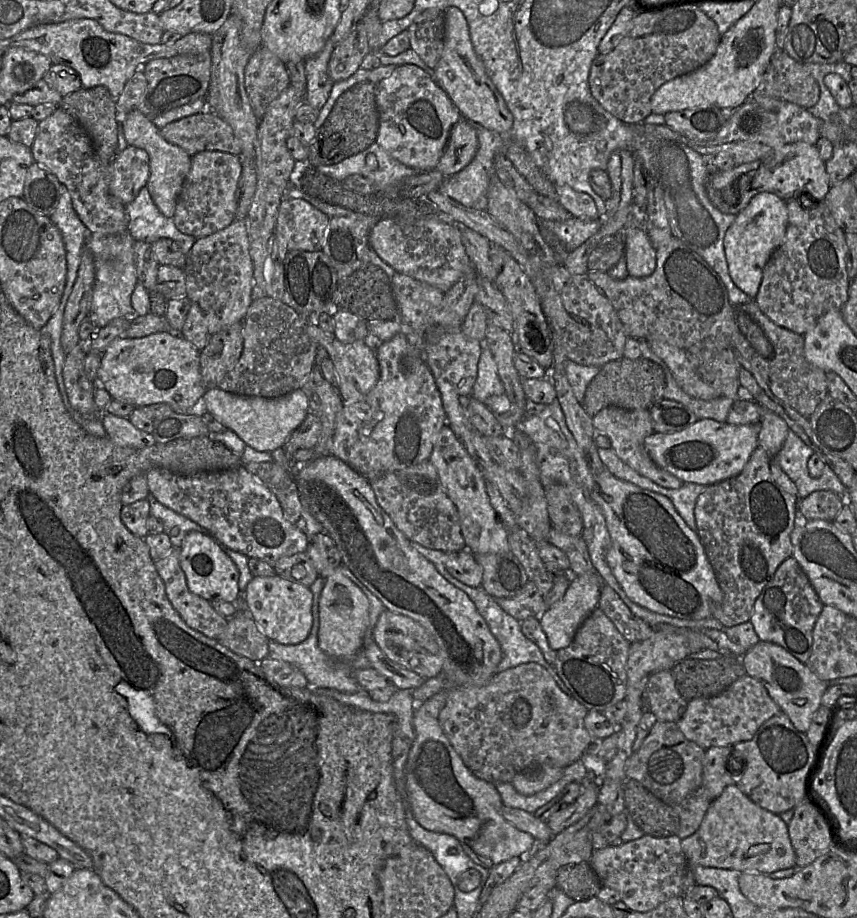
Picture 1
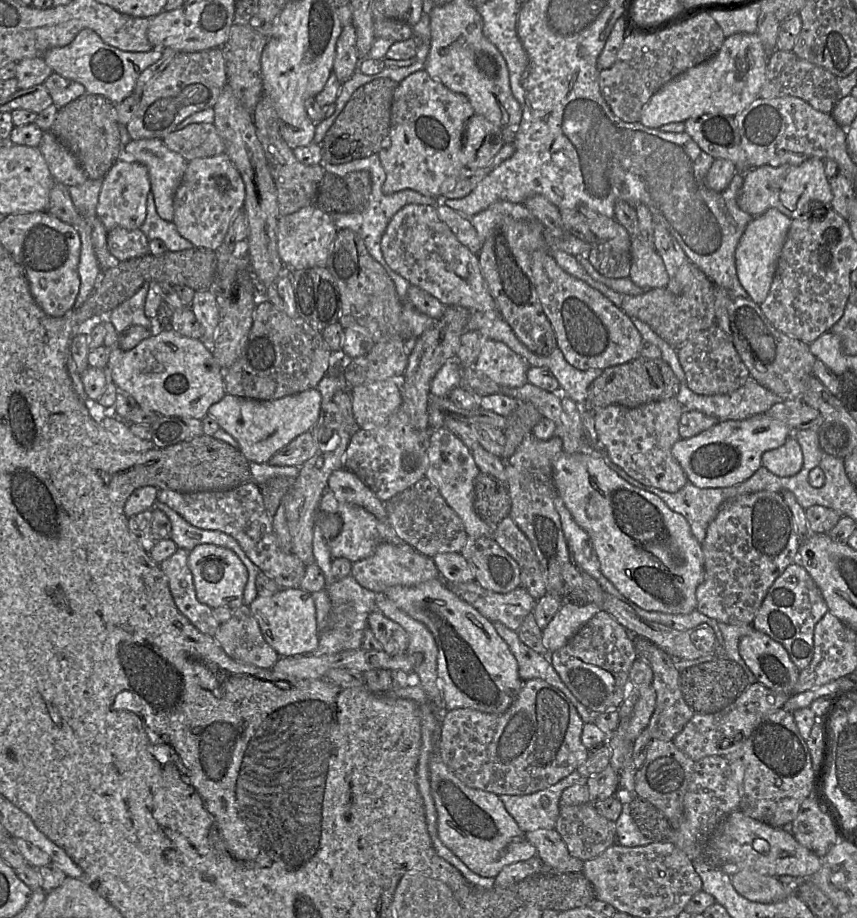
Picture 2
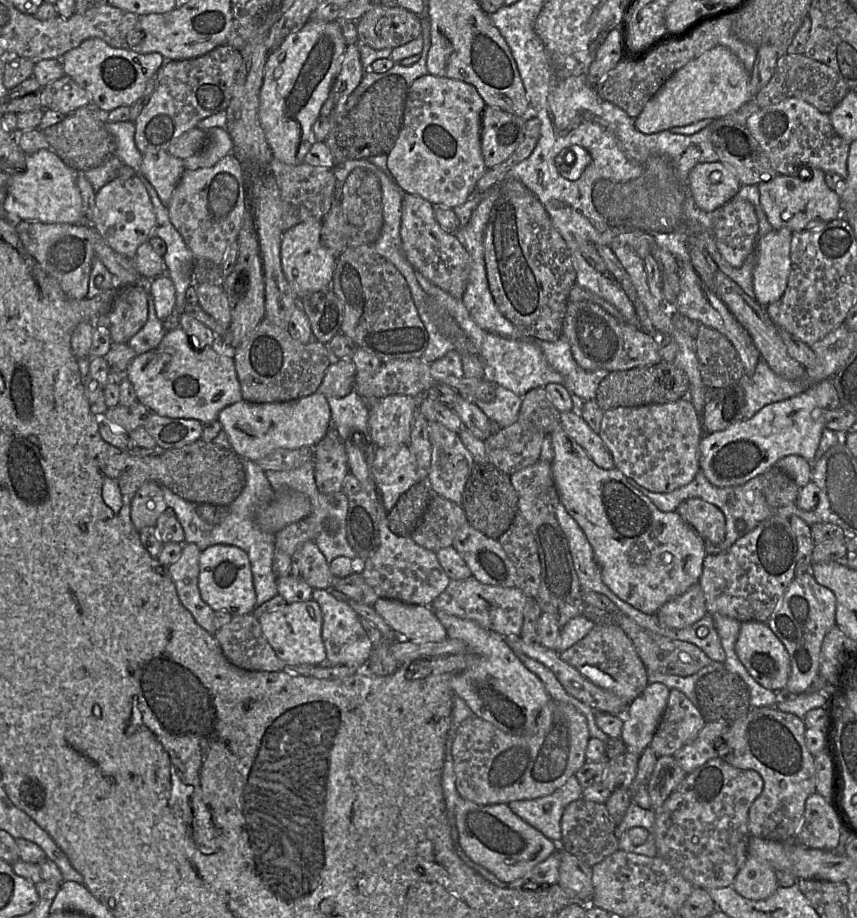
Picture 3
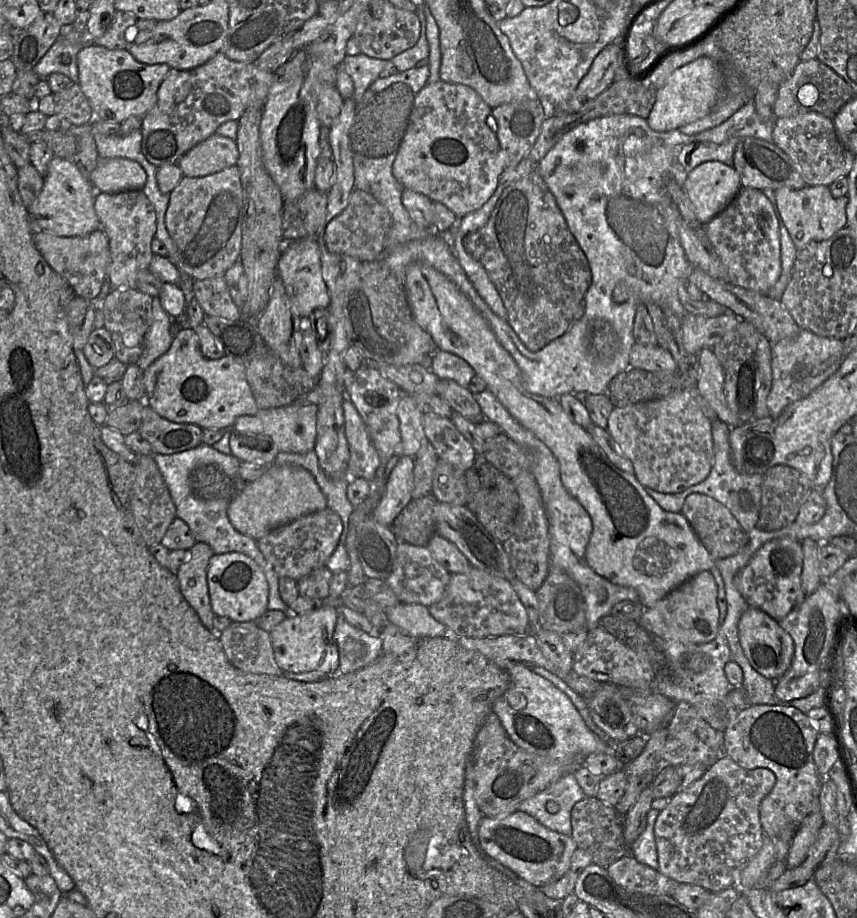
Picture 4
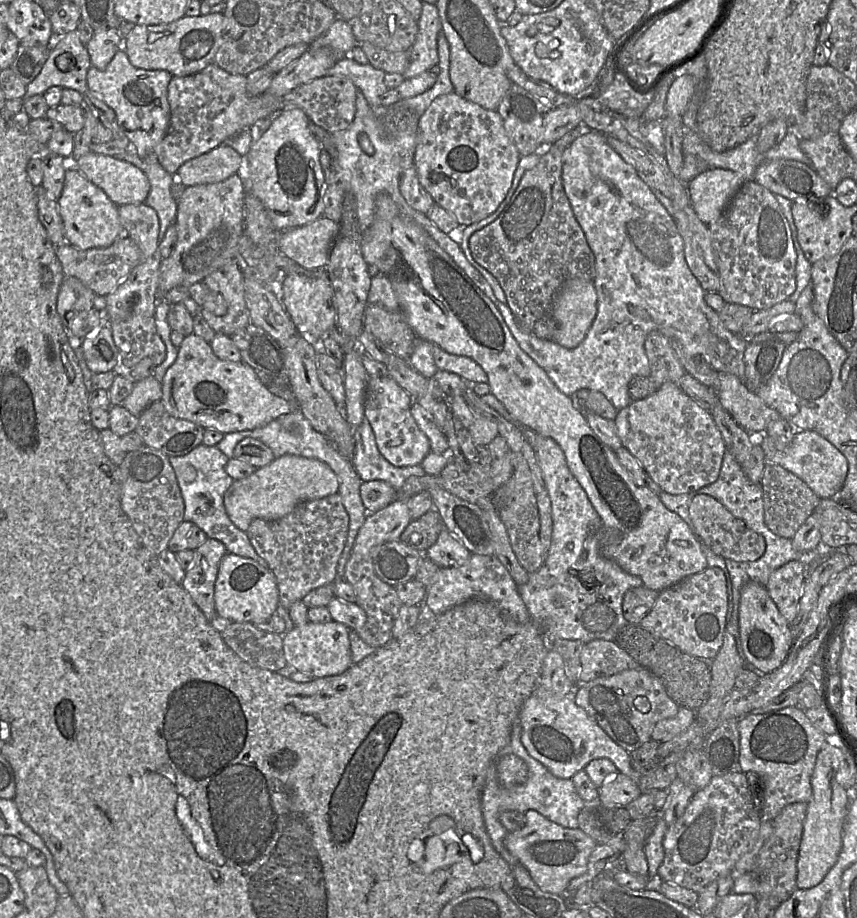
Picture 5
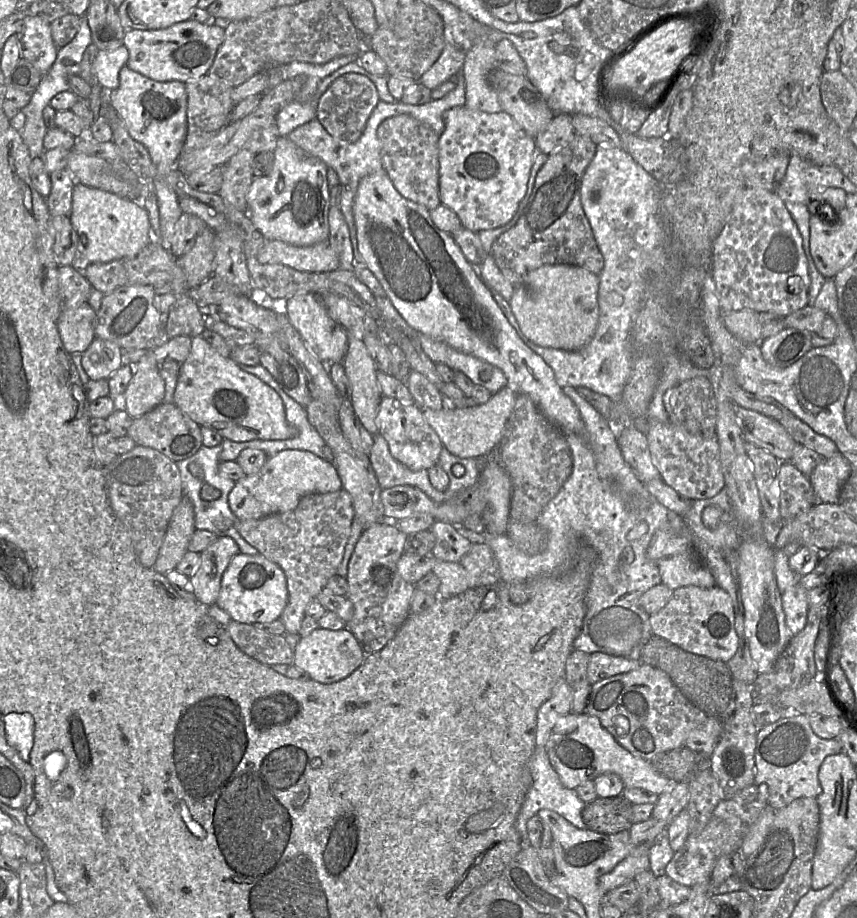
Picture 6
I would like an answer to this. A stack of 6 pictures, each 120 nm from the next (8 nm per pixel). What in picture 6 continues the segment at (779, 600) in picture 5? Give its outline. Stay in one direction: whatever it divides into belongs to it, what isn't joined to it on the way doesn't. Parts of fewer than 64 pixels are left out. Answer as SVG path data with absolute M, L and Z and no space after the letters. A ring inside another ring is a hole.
M802 585L787 588L781 594L785 621L792 635L798 634L806 625L809 610L808 590Z

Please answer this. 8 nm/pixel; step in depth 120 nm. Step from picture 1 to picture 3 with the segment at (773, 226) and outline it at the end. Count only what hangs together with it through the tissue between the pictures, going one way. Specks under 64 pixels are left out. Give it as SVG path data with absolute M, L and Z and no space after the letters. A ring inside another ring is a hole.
M786 228L773 229L759 236L753 268L754 299L767 306L781 298L791 272L792 232Z

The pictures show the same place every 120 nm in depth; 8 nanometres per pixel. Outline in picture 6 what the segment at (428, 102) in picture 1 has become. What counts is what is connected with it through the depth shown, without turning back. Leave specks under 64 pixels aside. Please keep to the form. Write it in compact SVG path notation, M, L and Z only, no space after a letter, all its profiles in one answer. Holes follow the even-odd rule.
M466 106L454 107L444 115L444 131L438 141L440 202L458 216L461 226L479 232L508 224L526 197L535 156L540 152L529 136L507 113L486 113Z

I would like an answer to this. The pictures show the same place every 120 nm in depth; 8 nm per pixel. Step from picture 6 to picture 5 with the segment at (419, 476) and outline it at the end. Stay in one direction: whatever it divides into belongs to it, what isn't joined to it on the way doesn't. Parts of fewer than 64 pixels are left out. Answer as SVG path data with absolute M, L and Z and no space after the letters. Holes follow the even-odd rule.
M366 419L354 427L354 439L355 450L350 461L363 482L380 480L399 489L408 478L426 474L420 465L398 467L388 462L380 453L371 425Z

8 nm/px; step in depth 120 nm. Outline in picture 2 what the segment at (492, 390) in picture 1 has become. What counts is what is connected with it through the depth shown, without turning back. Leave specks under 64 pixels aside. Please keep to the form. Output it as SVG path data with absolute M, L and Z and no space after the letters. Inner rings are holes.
M485 339L473 368L498 385L518 388L528 382L529 366L519 354L504 343Z

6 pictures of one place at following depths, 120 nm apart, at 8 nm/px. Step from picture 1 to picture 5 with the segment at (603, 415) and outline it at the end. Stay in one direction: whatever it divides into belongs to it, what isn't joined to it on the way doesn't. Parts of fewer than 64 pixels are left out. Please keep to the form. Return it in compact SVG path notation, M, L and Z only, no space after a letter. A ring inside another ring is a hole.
M672 381L654 394L618 410L614 419L617 434L649 477L669 494L686 494L715 482L726 446L710 413Z

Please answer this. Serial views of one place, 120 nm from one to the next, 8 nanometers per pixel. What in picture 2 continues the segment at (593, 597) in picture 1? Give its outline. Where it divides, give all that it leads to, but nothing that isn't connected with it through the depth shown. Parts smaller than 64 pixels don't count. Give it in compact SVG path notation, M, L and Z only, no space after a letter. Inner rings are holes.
M563 602L553 619L542 631L543 645L550 653L560 649L599 610L593 602L584 606Z

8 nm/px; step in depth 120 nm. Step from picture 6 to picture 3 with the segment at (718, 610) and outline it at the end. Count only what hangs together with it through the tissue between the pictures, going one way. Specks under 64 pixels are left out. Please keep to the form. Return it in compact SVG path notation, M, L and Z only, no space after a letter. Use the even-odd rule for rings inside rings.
M699 583L682 595L666 602L655 613L659 623L670 629L683 629L697 623L707 614L705 597Z

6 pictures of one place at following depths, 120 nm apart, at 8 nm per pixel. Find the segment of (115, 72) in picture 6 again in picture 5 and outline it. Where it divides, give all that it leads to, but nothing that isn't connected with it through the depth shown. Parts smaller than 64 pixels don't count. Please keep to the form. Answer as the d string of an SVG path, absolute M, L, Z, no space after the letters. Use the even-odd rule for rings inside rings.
M117 29L94 32L86 44L91 66L105 70L116 52L122 49L123 39Z

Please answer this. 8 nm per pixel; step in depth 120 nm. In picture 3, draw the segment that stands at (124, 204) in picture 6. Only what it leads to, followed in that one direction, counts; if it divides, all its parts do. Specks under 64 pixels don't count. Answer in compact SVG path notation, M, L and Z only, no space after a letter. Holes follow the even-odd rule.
M51 149L26 154L26 167L22 173L8 175L4 209L21 220L43 223L83 224L85 215L77 186L78 171L67 166Z

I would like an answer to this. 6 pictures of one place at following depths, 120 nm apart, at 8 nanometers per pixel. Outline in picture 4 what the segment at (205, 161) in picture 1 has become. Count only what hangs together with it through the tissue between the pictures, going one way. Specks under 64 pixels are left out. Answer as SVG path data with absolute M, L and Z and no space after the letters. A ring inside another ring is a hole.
M236 164L214 174L203 177L182 177L178 185L170 192L168 208L165 214L165 223L168 233L177 246L176 255L173 257L168 257L169 260L177 267L180 273L187 274L193 280L200 280L223 275L225 271L229 269L237 259L239 259L243 219L244 195L240 181L240 172Z

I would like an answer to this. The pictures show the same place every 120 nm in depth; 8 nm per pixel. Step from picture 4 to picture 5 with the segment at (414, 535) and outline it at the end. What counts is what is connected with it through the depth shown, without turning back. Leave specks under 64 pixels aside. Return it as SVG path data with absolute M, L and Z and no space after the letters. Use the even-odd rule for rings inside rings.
M435 508L418 519L412 519L400 536L407 546L425 553L437 540L443 524Z

